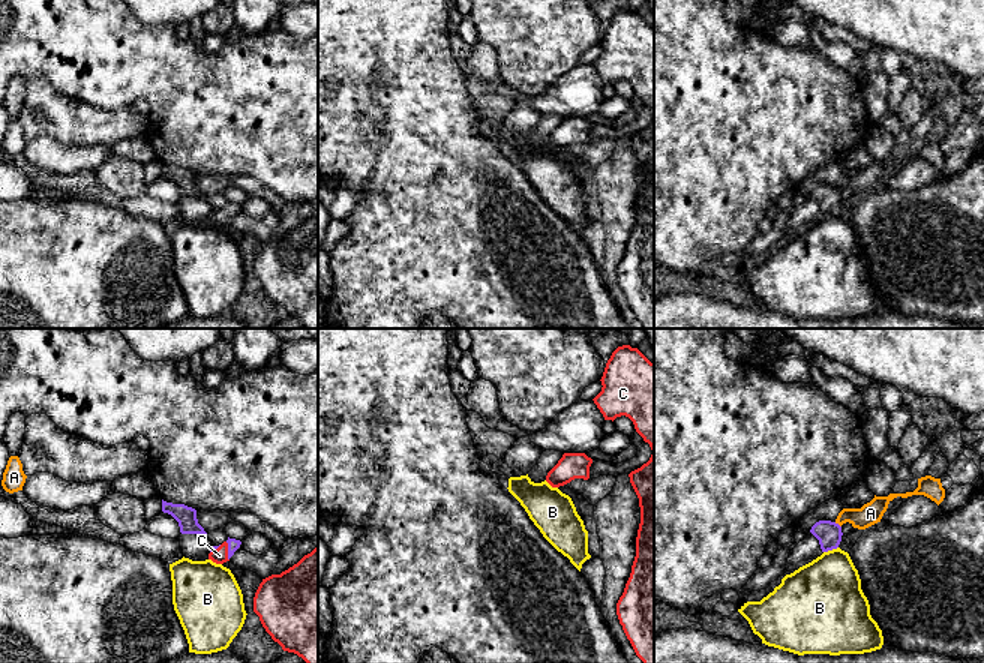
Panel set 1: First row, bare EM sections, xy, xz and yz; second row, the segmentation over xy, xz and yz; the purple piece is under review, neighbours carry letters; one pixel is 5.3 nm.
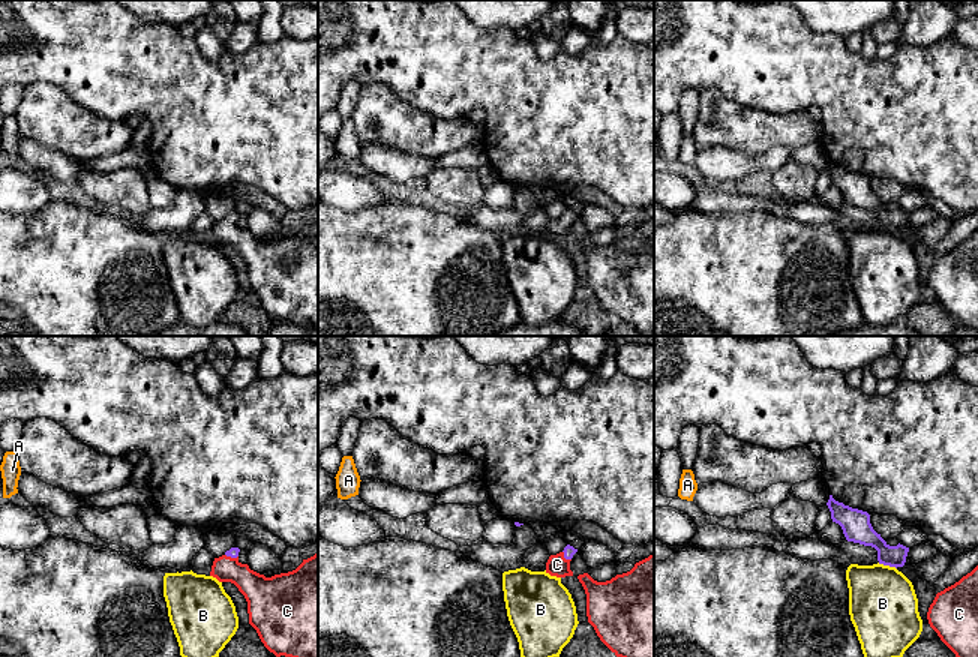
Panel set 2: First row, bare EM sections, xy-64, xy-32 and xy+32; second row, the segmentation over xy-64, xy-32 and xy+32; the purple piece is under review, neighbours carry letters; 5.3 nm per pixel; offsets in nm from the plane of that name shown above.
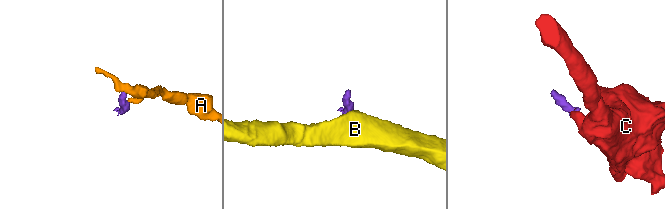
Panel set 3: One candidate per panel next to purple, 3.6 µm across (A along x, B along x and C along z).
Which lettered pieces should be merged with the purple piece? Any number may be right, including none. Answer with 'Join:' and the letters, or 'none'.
Join: C

